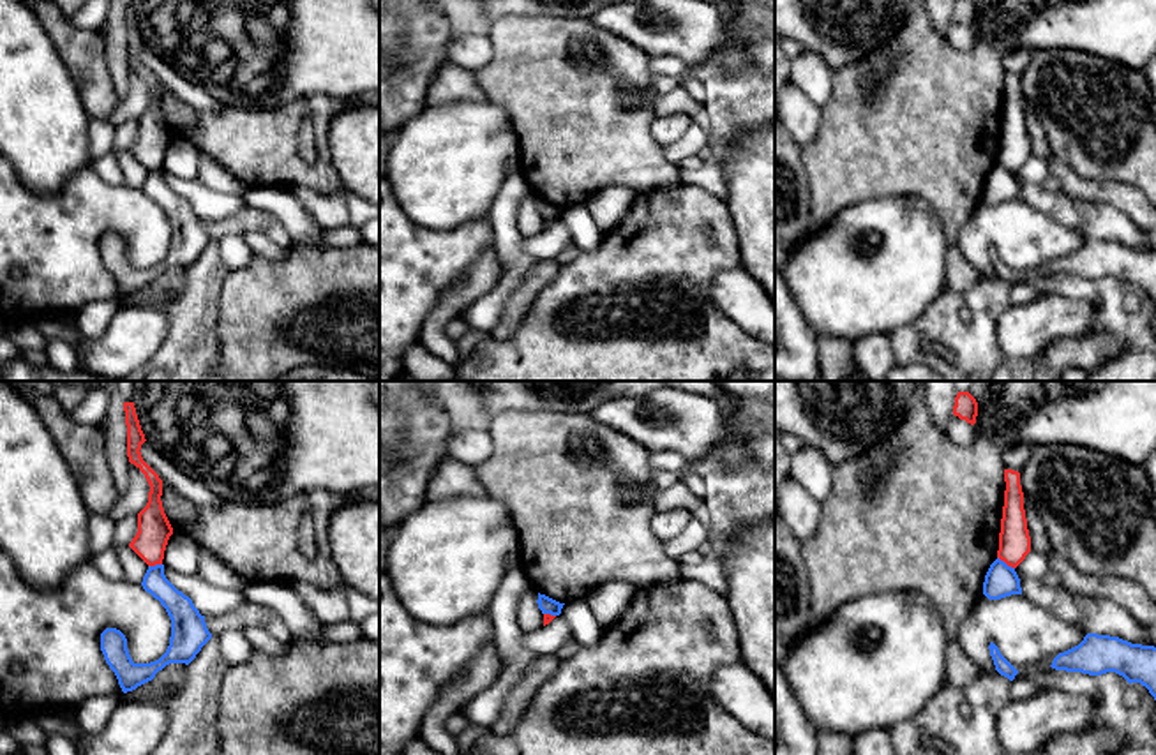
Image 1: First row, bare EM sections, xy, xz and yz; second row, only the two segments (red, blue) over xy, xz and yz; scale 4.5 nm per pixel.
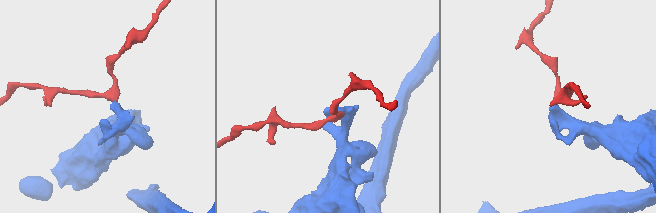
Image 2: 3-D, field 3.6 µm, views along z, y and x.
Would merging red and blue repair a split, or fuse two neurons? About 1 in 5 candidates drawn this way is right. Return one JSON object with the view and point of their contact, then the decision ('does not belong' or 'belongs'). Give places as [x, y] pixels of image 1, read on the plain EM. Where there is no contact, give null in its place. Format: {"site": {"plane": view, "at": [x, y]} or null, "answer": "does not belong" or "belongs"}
{"site": {"plane": "yz", "at": [1006, 168]}, "answer": "does not belong"}

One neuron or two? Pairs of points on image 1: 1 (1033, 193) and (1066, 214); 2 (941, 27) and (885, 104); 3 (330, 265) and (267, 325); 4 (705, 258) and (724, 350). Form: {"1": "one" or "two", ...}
{"1": "one", "2": "two", "3": "one", "4": "one"}

